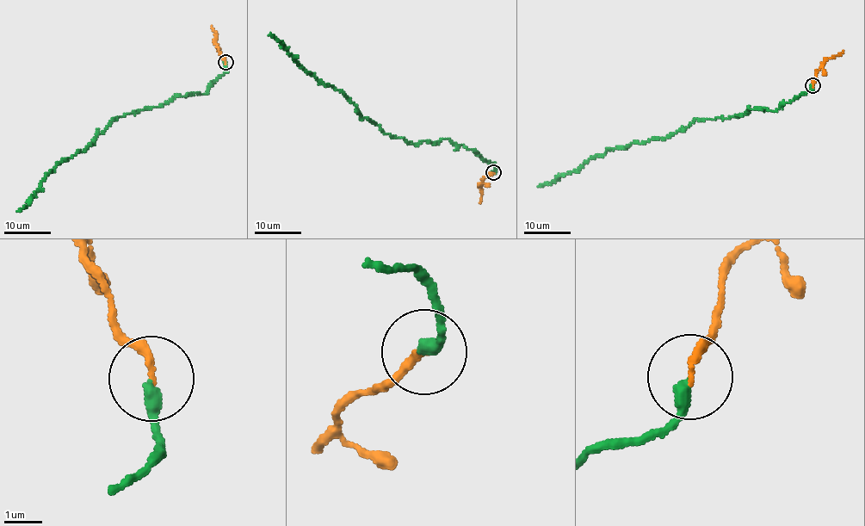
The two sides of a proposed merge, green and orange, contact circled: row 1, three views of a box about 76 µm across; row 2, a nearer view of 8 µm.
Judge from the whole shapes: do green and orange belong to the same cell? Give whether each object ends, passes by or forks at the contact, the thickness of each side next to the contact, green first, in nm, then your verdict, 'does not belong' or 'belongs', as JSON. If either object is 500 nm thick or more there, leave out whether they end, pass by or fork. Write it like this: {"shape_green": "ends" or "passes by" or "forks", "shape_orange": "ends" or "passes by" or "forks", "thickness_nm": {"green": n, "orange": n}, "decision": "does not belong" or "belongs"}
{"shape_green": "ends", "shape_orange": "ends", "thickness_nm": {"green": 320, "orange": 200}, "decision": "belongs"}

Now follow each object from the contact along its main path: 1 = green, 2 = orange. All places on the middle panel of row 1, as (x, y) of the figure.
1: (493, 172), (492, 162), (447, 139), (412, 144), (392, 137), (361, 117), (341, 91), (320, 83), (268, 34)
2: (493, 172), (480, 183), (482, 201), (478, 203)

